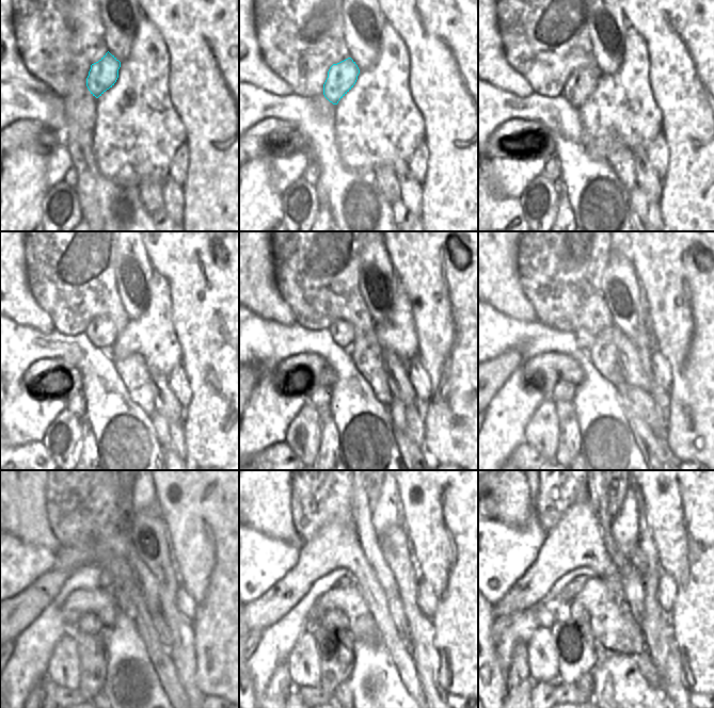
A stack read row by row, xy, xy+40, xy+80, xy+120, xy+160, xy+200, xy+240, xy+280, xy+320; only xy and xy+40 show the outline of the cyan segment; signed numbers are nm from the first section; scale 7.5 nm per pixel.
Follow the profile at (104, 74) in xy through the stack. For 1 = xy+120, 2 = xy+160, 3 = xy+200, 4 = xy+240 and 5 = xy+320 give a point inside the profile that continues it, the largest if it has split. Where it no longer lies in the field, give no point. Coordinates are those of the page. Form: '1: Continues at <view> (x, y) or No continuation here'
1: Continues at xy+120 (101, 332)
2: Continues at xy+160 (342, 331)
3: Continues at xy+200 (585, 339)
4: Continues at xy+240 (106, 578)
5: Continues at xy+320 (560, 605)

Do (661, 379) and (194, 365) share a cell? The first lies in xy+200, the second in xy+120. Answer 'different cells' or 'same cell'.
different cells

